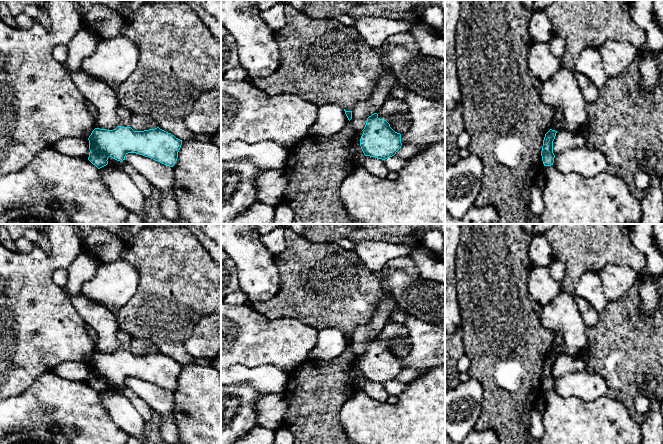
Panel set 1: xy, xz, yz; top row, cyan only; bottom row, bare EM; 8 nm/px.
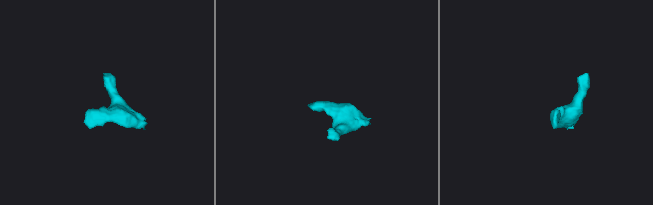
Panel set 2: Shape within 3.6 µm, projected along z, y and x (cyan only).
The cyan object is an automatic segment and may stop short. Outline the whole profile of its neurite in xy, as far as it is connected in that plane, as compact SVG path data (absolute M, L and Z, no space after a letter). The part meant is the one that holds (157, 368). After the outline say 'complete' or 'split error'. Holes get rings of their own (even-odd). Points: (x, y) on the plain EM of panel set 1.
M122 350L113 354L95 352L88 364L88 384L98 393L108 388L109 381L122 386L128 377L143 379L173 391L182 369L182 364L159 351L144 355Z; complete

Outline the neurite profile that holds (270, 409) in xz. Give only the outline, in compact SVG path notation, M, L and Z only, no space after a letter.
M283 394L263 395L256 402L256 414L262 427L276 430L288 408Z

